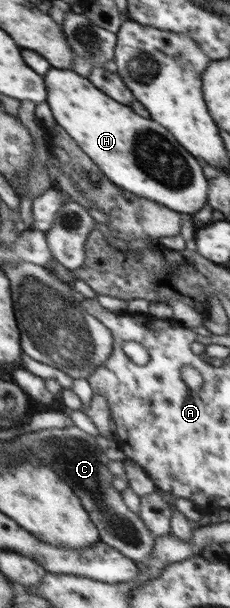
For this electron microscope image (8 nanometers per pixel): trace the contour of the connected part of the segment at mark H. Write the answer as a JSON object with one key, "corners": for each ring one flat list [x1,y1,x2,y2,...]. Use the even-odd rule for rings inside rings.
{"corners":[[51,67,44,74,47,89,46,101,60,127,75,140,83,152,105,172,112,183,127,192,132,192,144,199,162,204,175,212,192,215,199,212,208,202,208,182,204,175,201,162,187,152,171,132,151,118,143,118,129,105,113,100,107,93,101,92,88,78,79,75,73,69]]}

